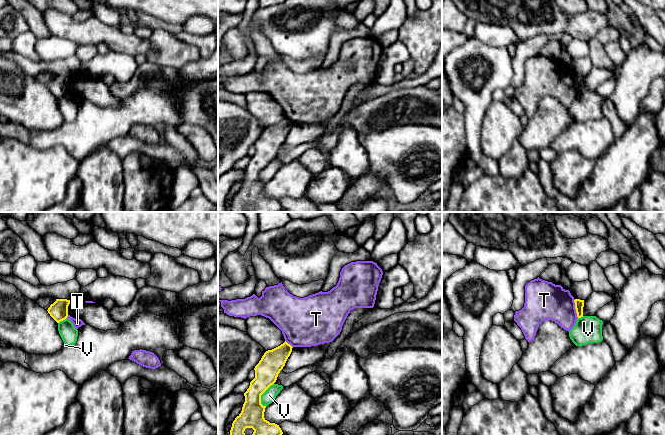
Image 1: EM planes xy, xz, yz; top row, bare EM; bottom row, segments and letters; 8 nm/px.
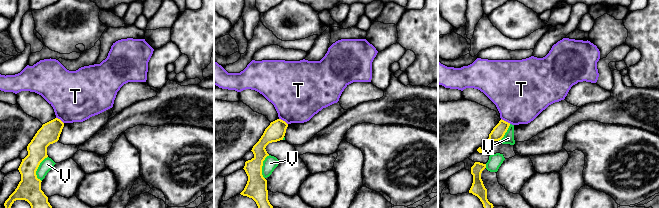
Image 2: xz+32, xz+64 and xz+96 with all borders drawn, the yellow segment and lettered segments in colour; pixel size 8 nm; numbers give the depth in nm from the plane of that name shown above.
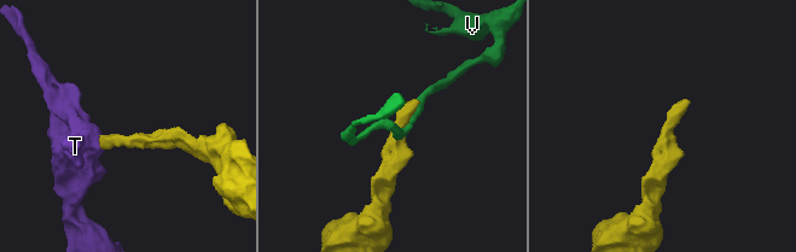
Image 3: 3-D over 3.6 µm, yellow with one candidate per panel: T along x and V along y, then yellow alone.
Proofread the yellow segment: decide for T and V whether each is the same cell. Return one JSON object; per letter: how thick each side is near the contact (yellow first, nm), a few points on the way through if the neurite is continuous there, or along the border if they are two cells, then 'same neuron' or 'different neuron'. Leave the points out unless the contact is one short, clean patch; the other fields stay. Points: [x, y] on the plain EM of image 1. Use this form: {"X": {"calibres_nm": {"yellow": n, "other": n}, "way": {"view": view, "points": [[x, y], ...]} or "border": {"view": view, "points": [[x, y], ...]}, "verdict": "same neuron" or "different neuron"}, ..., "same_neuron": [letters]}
{"T": {"calibres_nm": {"yellow": 80, "other": 300}, "border": {"view": "yz", "points": [[574, 75], [574, 84], [578, 93]]}, "verdict": "different neuron"}, "V": {"calibres_nm": {"yellow": 190, "other": 100}, "verdict": "different neuron"}, "same_neuron": []}

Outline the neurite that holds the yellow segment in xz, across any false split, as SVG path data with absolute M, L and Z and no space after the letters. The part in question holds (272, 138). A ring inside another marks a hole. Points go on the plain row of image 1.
M286 117L280 122L264 129L255 142L255 154L244 169L245 178L241 189L235 194L230 206L230 212L246 212L246 204L254 206L252 212L281 212L279 201L270 199L264 194L266 182L261 180L261 171L273 161L278 150L292 128L292 122Z

